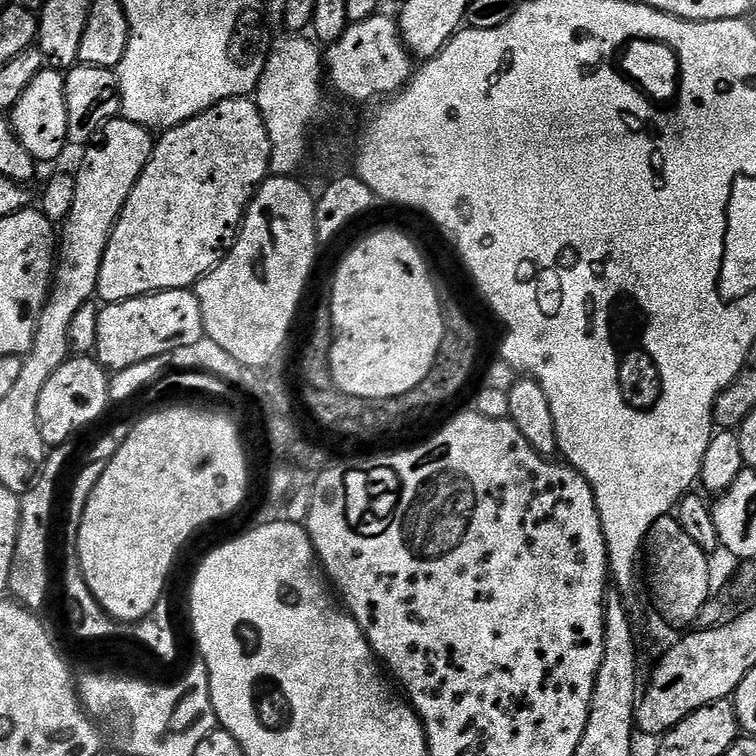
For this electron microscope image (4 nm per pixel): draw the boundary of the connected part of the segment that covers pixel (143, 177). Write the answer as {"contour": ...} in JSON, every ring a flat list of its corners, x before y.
{"contour":[[241,98,238,100,223,100,218,102,210,110,198,114,193,120,188,120,185,124,180,124,176,128,169,128,163,133,164,136,155,141,152,149,152,157,142,170,134,190,130,190,130,198,126,198,126,206,122,214,116,220,116,225,112,231,110,242,106,246,106,254,102,258,102,270,98,274,98,286,96,296,104,304,117,304,123,300,133,300,139,296,147,296,149,292,165,292,171,288,191,289,200,279,217,268,222,262,222,258,234,246,236,237,240,234,240,223,244,221,244,211,248,209,248,204,252,200,253,194,259,190,270,172,270,134,266,134,266,122,258,110,255,99]]}

